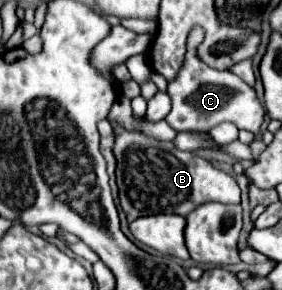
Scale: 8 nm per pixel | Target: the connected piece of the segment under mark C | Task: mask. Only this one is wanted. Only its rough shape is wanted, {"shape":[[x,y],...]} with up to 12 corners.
{"shape":[[196,26],[167,94],[177,132],[209,132],[221,122],[253,134],[265,110],[233,72],[197,58]]}

